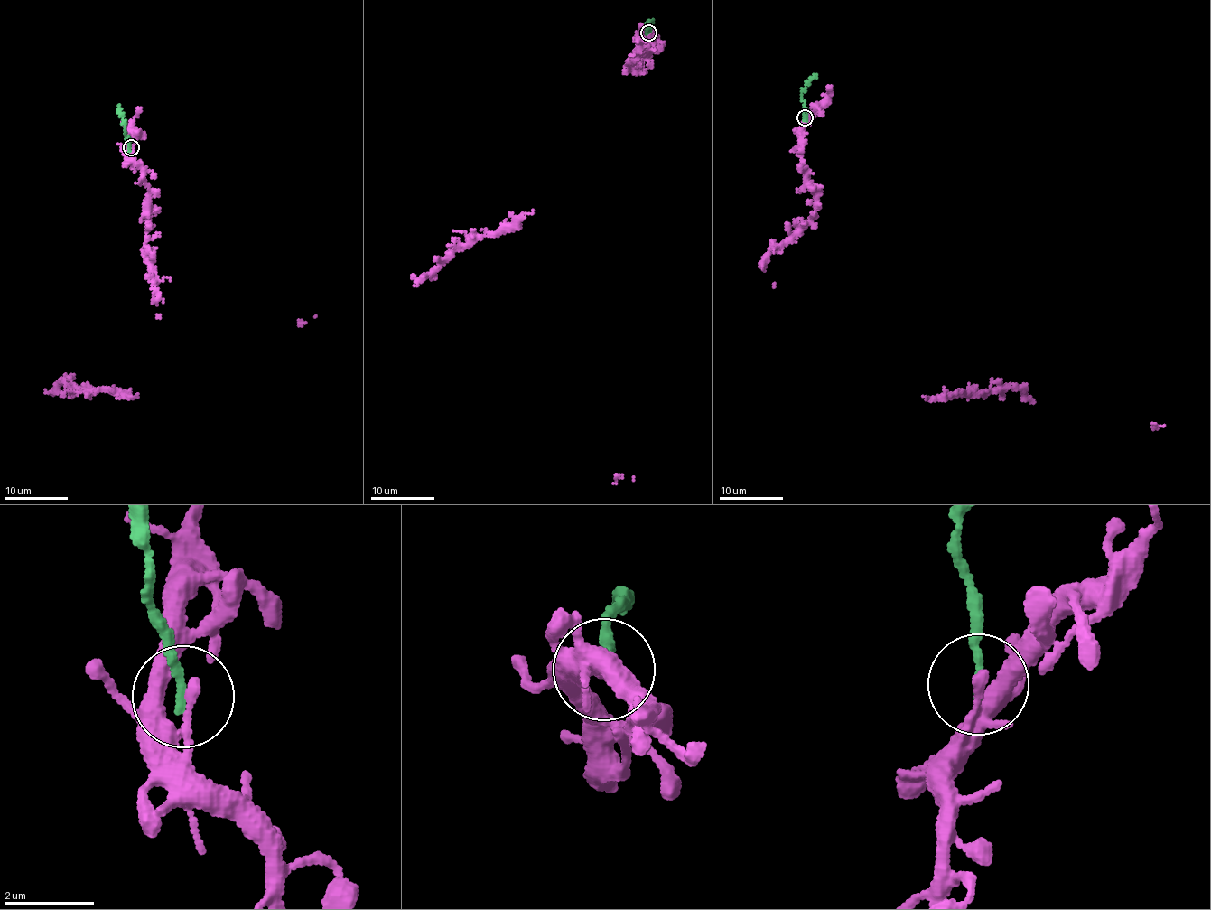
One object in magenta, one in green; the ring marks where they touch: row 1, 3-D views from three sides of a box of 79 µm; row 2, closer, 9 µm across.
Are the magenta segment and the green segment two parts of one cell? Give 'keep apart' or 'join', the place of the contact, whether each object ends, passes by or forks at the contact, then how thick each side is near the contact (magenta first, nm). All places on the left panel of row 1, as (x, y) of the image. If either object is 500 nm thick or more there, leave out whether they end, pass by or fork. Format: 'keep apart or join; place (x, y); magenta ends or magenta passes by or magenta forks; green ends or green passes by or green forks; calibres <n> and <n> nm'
keep apart; place (131, 147); magenta ends; green ends; calibres 220 and 180 nm

